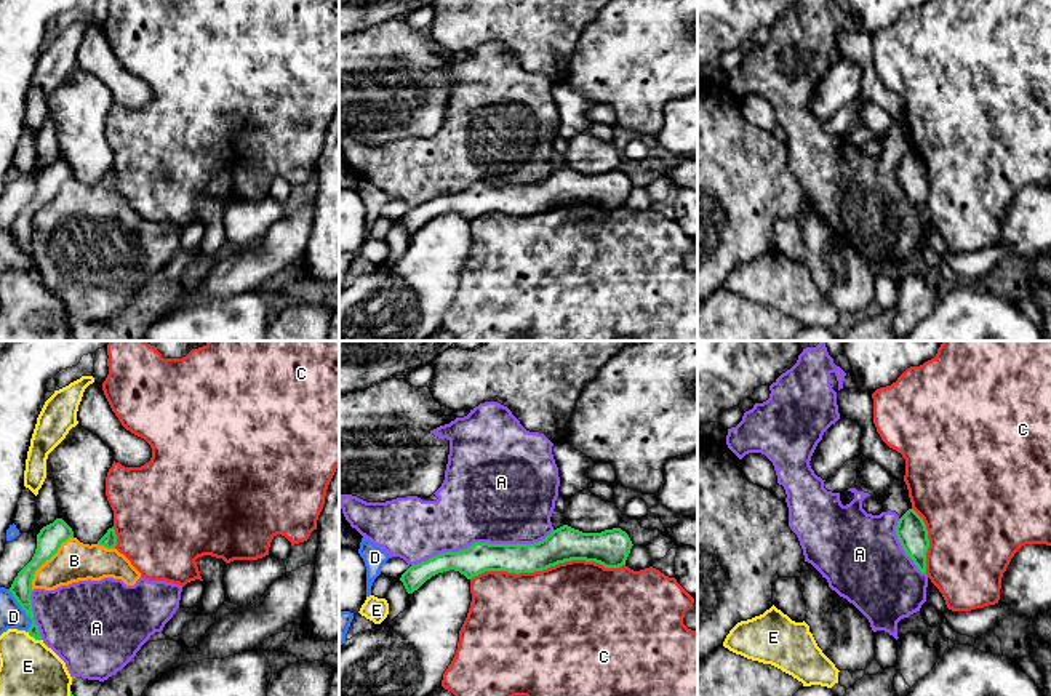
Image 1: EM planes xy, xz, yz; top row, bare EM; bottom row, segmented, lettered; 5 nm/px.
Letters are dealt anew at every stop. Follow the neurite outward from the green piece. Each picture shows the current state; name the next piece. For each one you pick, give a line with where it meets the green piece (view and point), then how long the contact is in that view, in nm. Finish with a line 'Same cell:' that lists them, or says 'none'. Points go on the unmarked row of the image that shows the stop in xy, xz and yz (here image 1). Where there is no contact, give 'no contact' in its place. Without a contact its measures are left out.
C: xz (547, 208) | 800 nm
Same cell: C

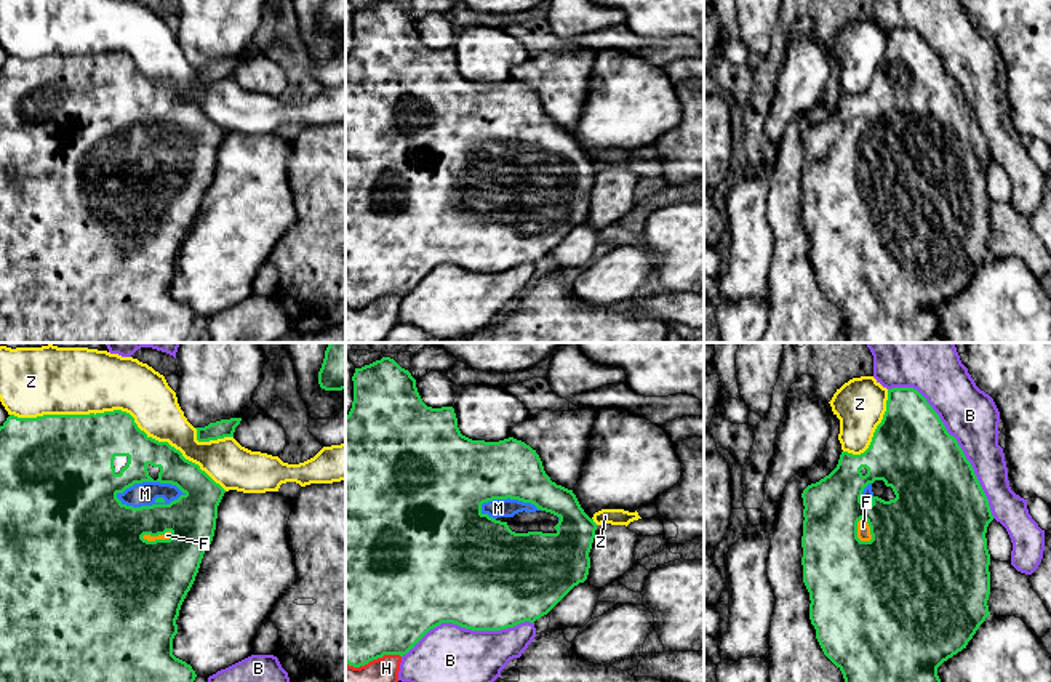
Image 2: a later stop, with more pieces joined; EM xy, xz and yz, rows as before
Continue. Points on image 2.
F: yz (871, 170) | 130 nm
M: xy (152, 146) | 360 nm
Same cell: F, M

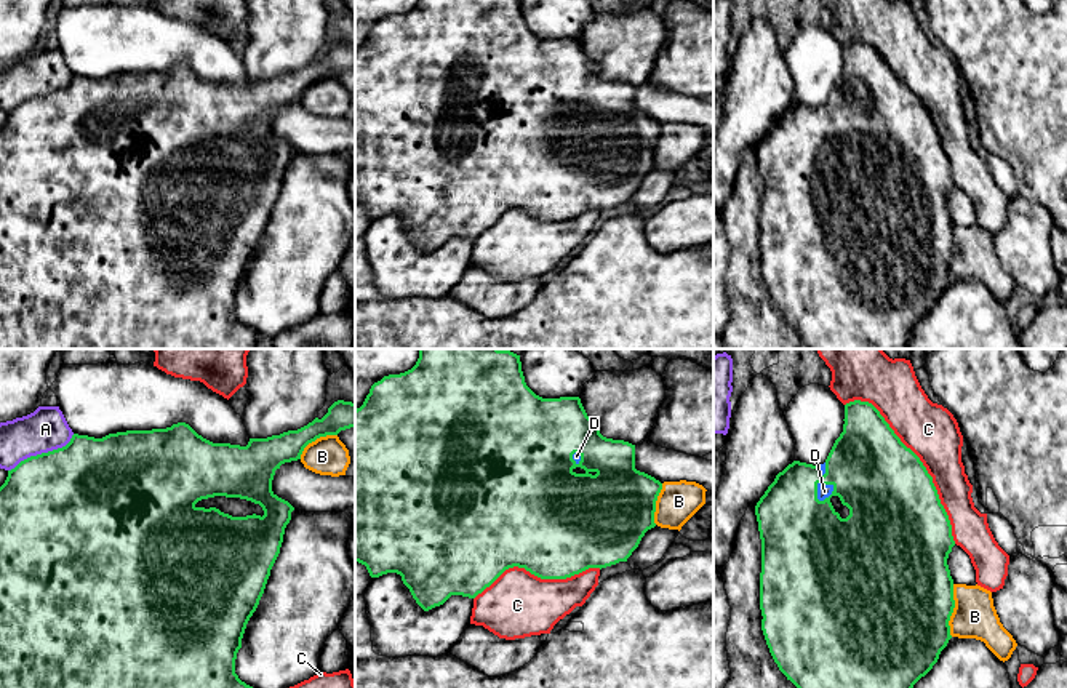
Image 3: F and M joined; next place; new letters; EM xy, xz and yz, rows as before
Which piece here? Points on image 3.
D: yz (831, 136) | 120 nm
Same cell: D

